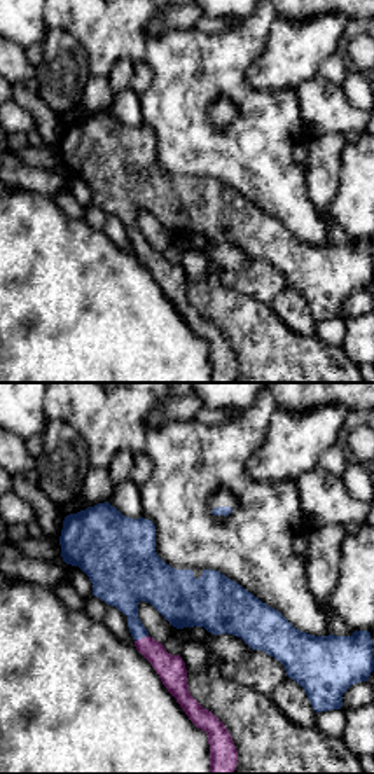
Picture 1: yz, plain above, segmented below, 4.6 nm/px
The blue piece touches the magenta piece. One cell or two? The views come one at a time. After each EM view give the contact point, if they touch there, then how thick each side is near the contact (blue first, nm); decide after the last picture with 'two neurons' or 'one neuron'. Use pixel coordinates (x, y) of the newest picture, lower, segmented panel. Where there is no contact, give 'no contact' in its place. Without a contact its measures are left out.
meets blue at (140, 638); 220 nm thick on the blue side, 130 nm on the other

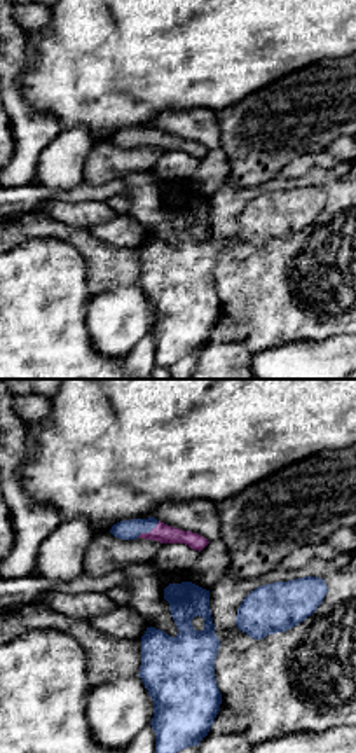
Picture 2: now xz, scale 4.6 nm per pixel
meets blue at (147, 531); 100 nm thick on the blue side, 90 nm on the other

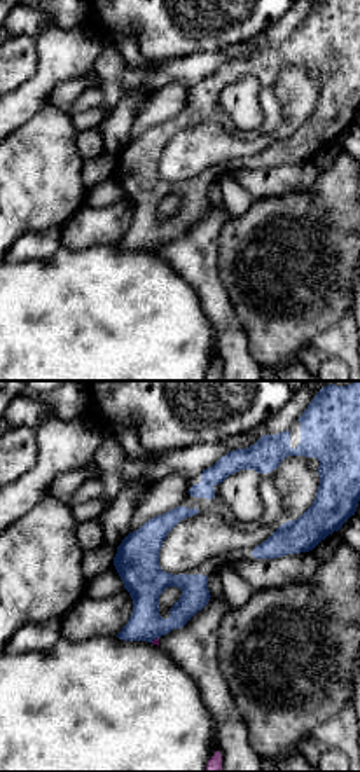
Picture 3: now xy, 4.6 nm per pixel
meets blue at (154, 638); 160 nm thick on the blue side, 30 nm on the other

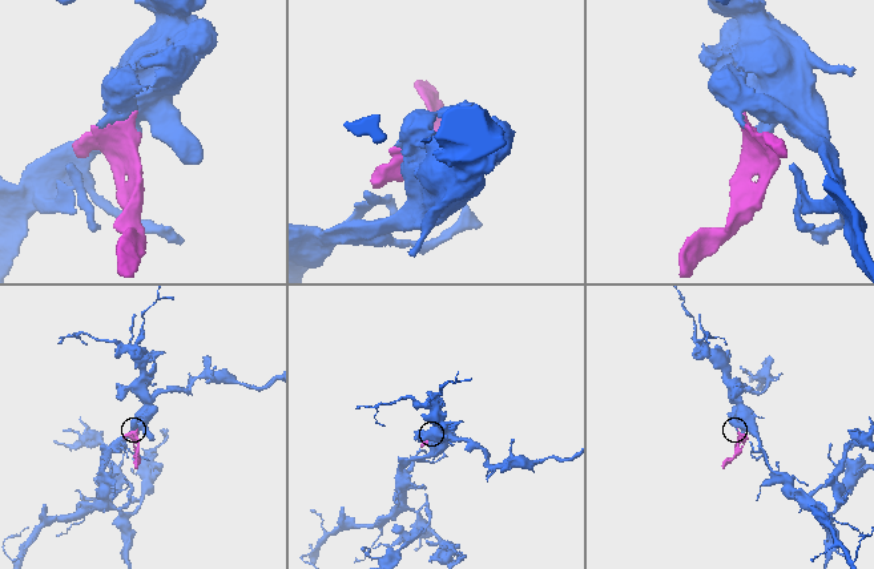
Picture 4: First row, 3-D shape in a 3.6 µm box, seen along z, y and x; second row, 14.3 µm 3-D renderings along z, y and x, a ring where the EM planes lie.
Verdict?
one neuron

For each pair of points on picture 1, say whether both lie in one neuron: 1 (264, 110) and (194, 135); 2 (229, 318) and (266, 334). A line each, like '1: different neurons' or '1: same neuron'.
1: same neuron
2: same neuron

